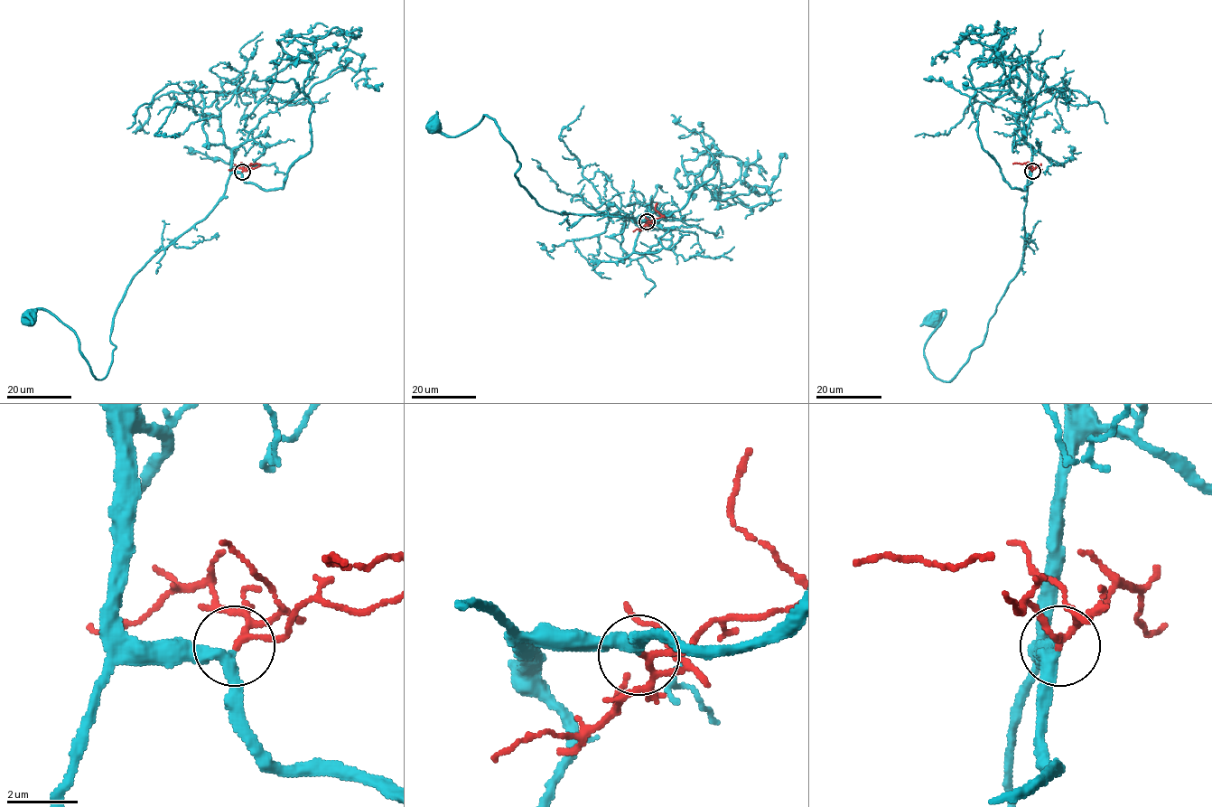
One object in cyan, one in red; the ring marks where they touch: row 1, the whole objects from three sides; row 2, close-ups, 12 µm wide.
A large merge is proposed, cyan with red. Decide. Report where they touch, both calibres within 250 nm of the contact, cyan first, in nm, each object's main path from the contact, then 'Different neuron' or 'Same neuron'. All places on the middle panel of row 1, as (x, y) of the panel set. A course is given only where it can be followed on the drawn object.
Place: (647, 221). Thickness 320 nm (cyan) against 130 nm. Course of cyan: (646, 221), (541, 207), (514, 175), (520, 164), (513, 146), (485, 115), (452, 136), (433, 126). Course of red: (646, 221), (663, 216), (655, 210), (657, 203). Same neuron

